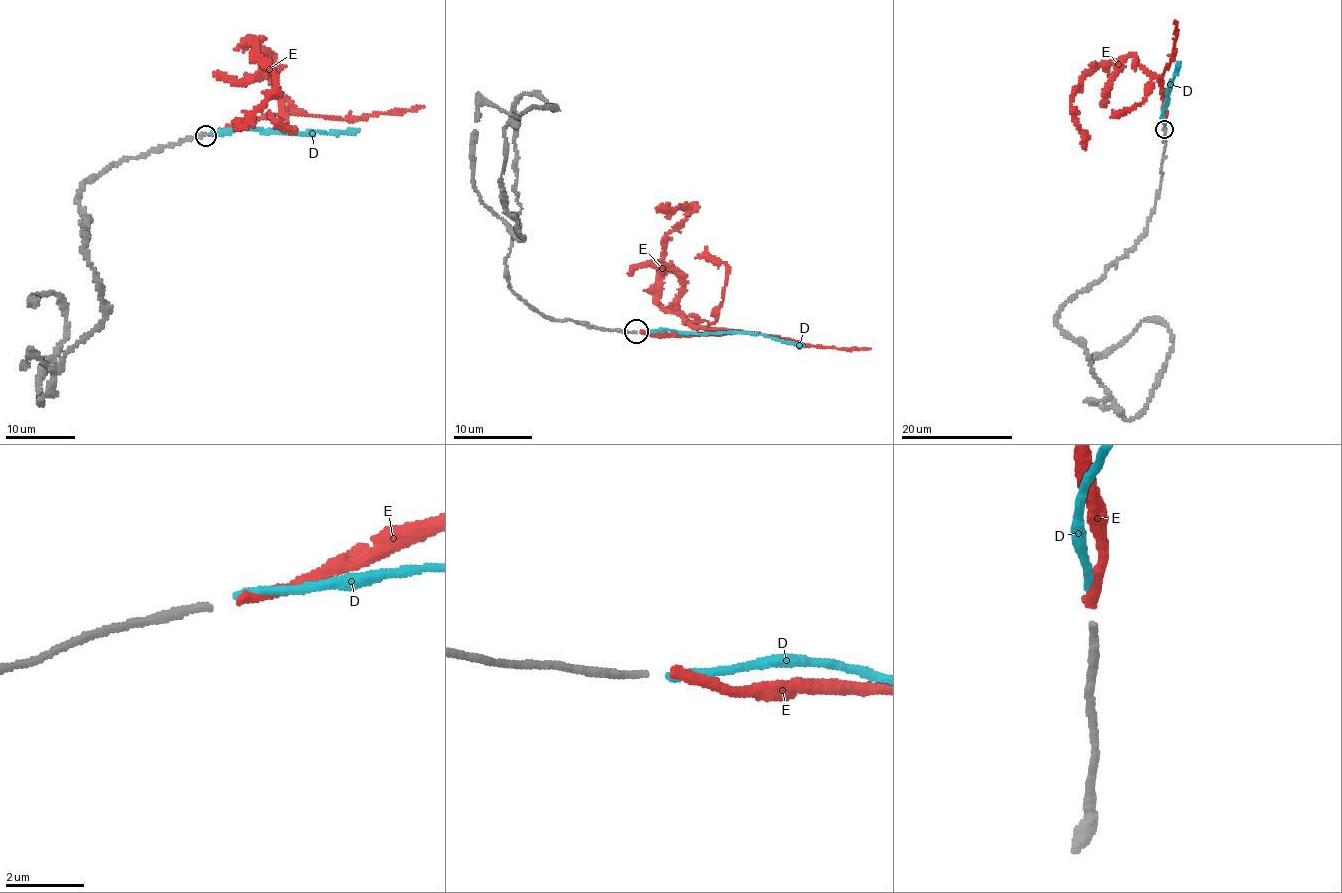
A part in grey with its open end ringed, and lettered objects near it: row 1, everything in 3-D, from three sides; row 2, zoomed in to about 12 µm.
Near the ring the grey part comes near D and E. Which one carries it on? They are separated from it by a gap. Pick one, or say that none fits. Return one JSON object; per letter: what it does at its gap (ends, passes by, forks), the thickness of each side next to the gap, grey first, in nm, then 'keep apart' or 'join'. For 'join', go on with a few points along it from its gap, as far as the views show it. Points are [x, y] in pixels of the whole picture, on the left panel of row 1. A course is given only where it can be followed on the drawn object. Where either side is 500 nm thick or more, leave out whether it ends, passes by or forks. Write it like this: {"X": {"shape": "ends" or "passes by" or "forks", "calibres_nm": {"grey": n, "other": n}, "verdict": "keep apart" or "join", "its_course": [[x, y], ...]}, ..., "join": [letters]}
{"D": {"shape": "ends", "calibres_nm": {"grey": 170, "other": 180}, "verdict": "keep apart"}, "E": {"shape": "ends", "calibres_nm": {"grey": 170, "other": 240}, "verdict": "keep apart"}, "join": []}

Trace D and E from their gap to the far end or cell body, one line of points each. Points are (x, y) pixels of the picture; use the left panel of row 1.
D: (209, 133), (243, 128), (285, 132), (357, 130)
E: (209, 135), (289, 104), (250, 36), (274, 88), (234, 128)

